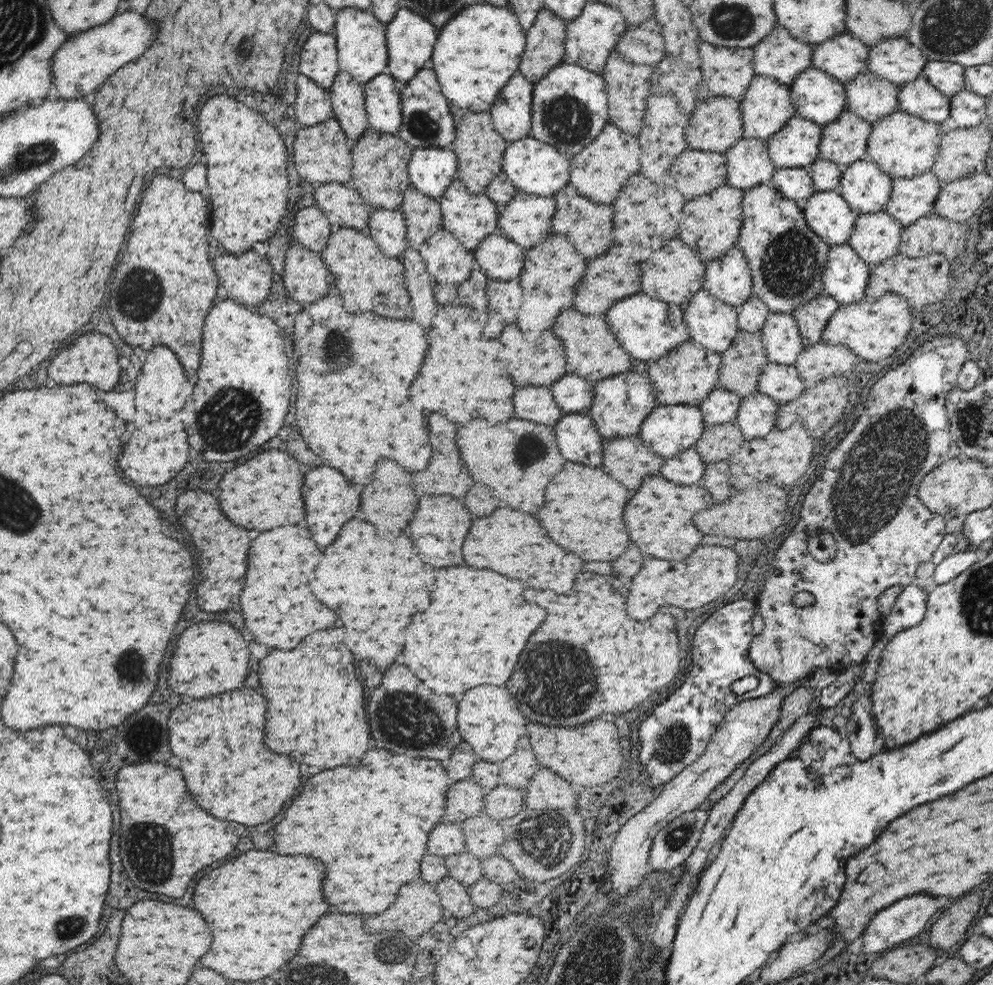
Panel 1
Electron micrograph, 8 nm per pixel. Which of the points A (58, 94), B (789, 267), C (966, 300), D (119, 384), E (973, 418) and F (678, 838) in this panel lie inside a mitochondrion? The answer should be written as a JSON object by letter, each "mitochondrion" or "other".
{"A":"other","B":"mitochondrion","C":"other","D":"other","E":"mitochondrion","F":"mitochondrion"}

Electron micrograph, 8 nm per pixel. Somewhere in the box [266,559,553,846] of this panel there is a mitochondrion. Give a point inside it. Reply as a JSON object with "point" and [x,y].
{"point":[427,730]}

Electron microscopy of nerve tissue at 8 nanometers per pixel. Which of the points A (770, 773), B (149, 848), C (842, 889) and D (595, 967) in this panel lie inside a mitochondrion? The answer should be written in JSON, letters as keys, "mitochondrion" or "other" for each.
{"A":"other","B":"mitochondrion","C":"other","D":"mitochondrion"}

